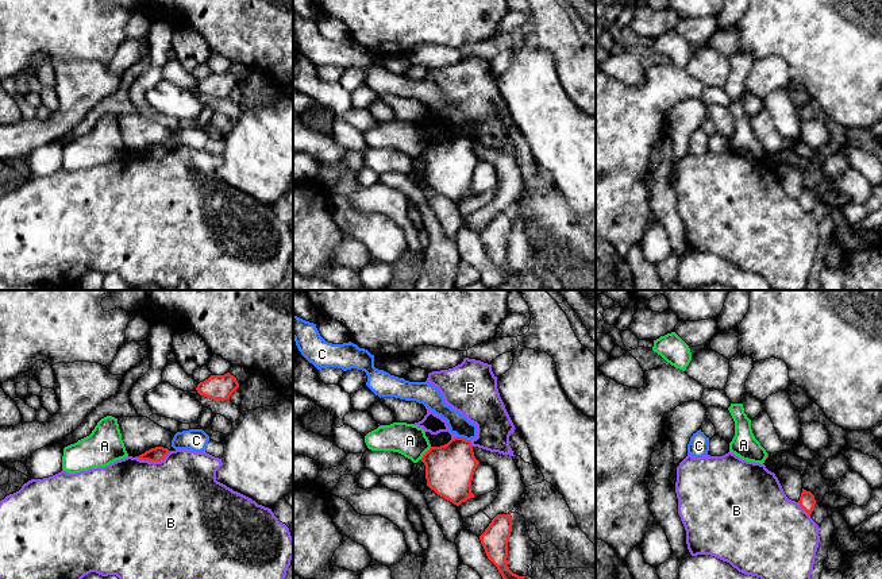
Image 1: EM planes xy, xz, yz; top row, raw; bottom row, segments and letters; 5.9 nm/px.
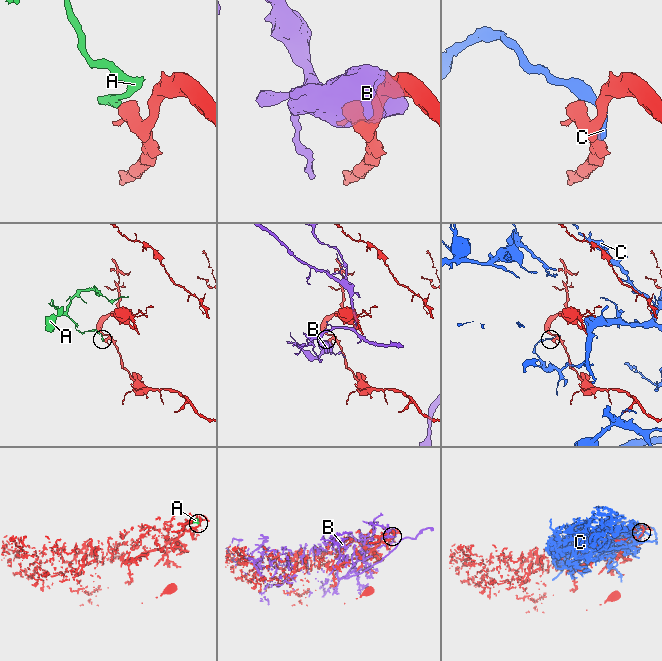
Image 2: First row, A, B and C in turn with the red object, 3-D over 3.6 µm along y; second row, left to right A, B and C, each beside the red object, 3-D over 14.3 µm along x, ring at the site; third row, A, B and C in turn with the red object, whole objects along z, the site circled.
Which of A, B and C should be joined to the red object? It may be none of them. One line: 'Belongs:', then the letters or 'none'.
Belongs: none

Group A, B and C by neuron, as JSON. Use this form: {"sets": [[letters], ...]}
{"sets": [["A"], ["B"], ["C"]]}

